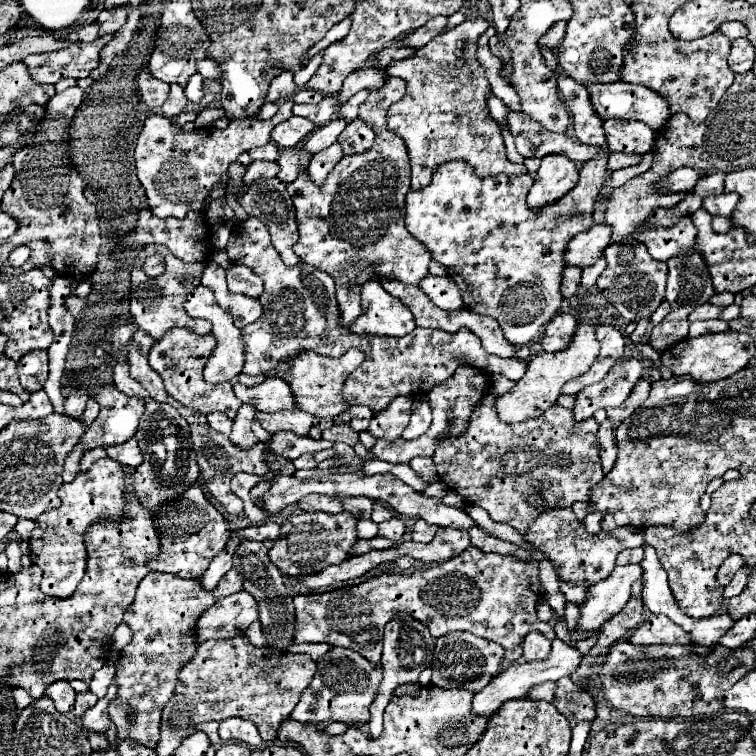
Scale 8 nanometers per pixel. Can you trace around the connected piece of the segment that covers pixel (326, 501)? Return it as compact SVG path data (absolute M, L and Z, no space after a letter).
M312 494L312 496L306 496L306 500L300 500L300 508L304 512L328 512L328 514L344 512L344 506L340 500L330 496L320 496L320 494Z

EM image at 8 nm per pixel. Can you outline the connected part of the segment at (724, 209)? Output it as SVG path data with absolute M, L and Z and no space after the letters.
M722 192L722 194L710 194L702 198L702 208L708 210L712 216L730 218L738 202L740 202L740 196L736 192Z

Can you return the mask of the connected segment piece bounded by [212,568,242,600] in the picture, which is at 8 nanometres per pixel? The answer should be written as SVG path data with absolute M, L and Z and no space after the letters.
M232 568L230 572L226 572L224 574L224 578L220 580L220 584L214 588L214 596L216 596L216 600L220 600L220 598L224 598L224 596L230 596L232 592L238 592L242 588L242 580L240 580L240 574Z

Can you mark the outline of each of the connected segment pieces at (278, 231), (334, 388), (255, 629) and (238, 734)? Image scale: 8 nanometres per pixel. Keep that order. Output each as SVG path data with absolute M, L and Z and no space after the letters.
M268 178L268 180L262 180L262 182L254 184L248 192L244 188L240 188L238 198L240 198L240 204L242 204L242 200L250 200L250 204L244 204L246 214L260 218L268 226L270 236L272 236L272 244L280 252L284 264L294 266L296 262L300 262L300 258L292 250L292 246L298 240L298 222L296 222L296 208L292 204L292 196L286 190L286 184L280 182L278 178Z
M354 348L348 350L340 358L328 358L328 356L320 356L316 352L302 352L302 356L296 356L292 360L294 366L288 372L284 372L284 376L280 376L280 378L288 380L288 384L292 384L292 390L296 392L296 400L300 404L300 410L310 412L320 418L334 418L348 408L348 402L344 400L342 395L344 382L362 364L362 360L364 360L364 354Z
M260 622L250 624L248 630L246 630L244 634L246 634L246 638L250 640L250 644L254 644L254 646L258 646L258 648L262 648L262 646L268 644L268 642L264 640L264 634L262 634L262 626L260 626Z
M228 718L220 722L220 738L222 740L242 740L246 744L250 744L252 748L258 748L262 744L262 738L258 734L256 724L252 724L250 720L244 718Z

